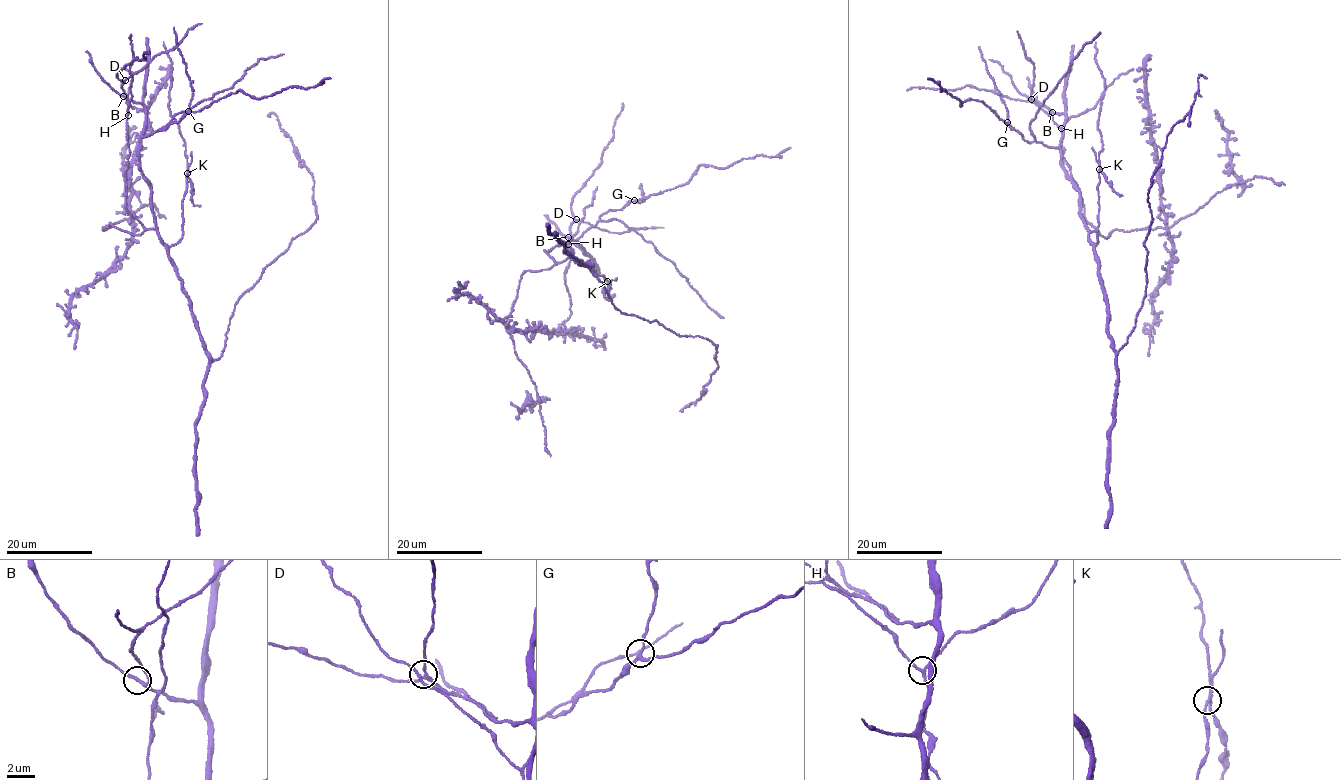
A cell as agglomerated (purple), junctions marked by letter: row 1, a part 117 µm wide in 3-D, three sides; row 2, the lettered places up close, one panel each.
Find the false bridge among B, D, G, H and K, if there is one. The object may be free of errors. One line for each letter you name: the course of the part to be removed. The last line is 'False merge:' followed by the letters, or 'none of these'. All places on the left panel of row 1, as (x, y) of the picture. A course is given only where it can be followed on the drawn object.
K: foreign part runs (187, 174), (192, 202), (200, 206)
False merge: K

